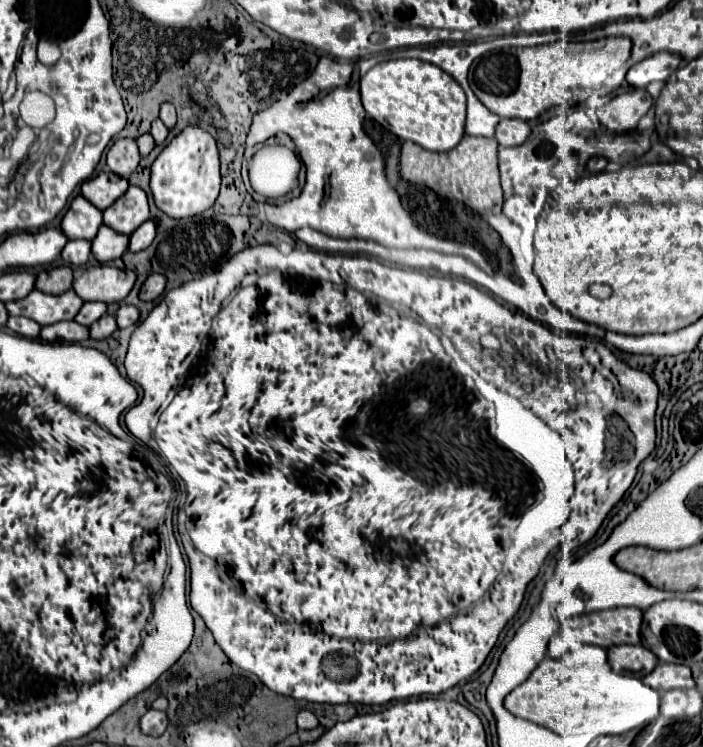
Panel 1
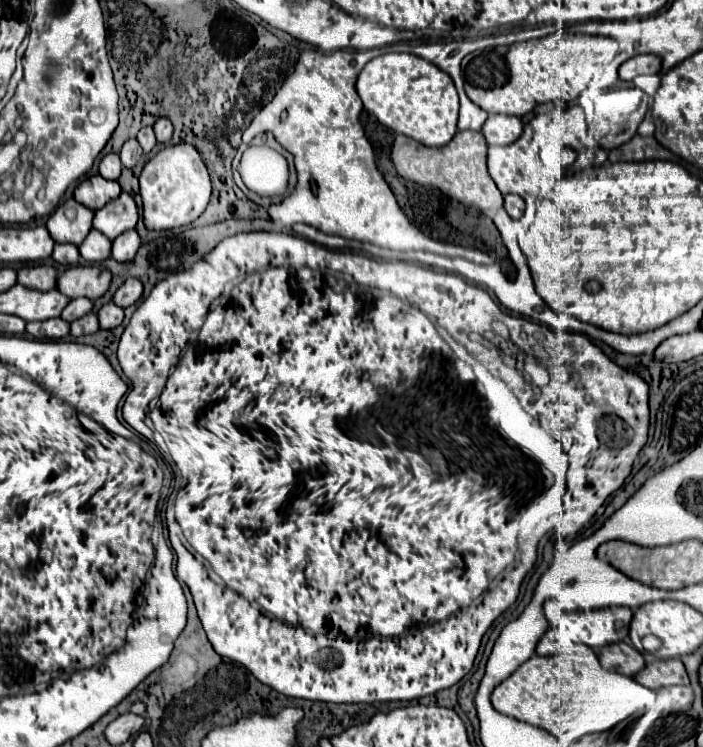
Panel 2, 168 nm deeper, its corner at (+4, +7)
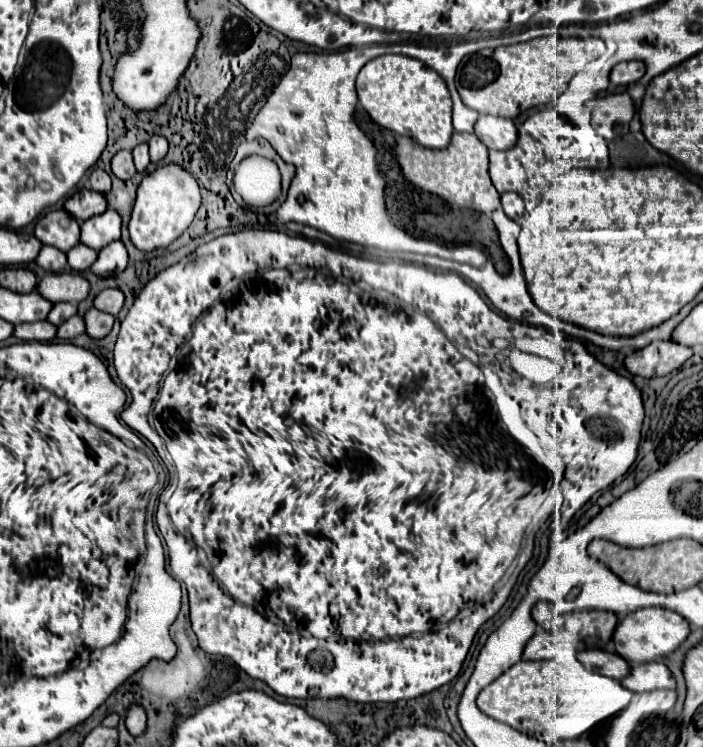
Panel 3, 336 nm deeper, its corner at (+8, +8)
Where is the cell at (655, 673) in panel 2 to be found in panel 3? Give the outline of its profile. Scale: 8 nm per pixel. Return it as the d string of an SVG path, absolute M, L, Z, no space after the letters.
M658 660L658 662L648 662L648 664L632 664L632 672L622 680L624 688L632 692L648 692L648 690L674 690L676 680L672 678L668 666Z

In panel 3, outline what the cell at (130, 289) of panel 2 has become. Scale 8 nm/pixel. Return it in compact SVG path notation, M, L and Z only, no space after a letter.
M106 288L96 296L94 306L102 312L116 316L120 312L120 308L124 306L124 292L120 288Z

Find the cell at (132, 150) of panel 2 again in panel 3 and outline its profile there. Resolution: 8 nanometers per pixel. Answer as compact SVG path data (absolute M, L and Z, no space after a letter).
M120 150L112 158L112 174L118 176L120 180L128 180L128 178L132 178L136 174L136 166L134 166L130 150Z

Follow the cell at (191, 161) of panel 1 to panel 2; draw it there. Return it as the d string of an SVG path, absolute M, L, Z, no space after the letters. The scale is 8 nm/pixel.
M178 143L156 153L142 169L140 175L140 197L142 197L142 221L150 231L168 231L184 227L196 221L210 199L212 183L200 153L188 143Z

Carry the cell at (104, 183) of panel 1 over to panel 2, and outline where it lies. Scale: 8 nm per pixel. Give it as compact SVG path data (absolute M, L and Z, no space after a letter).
M94 175L76 187L74 199L80 205L96 211L102 209L106 203L110 203L112 199L116 199L120 193L122 191L116 181L104 181L100 175Z

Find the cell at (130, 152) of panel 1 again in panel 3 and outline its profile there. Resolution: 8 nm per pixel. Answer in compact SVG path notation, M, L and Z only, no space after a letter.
M96 168L90 174L90 184L92 184L92 190L98 190L98 192L108 194L112 180L110 180L110 174L104 168Z

